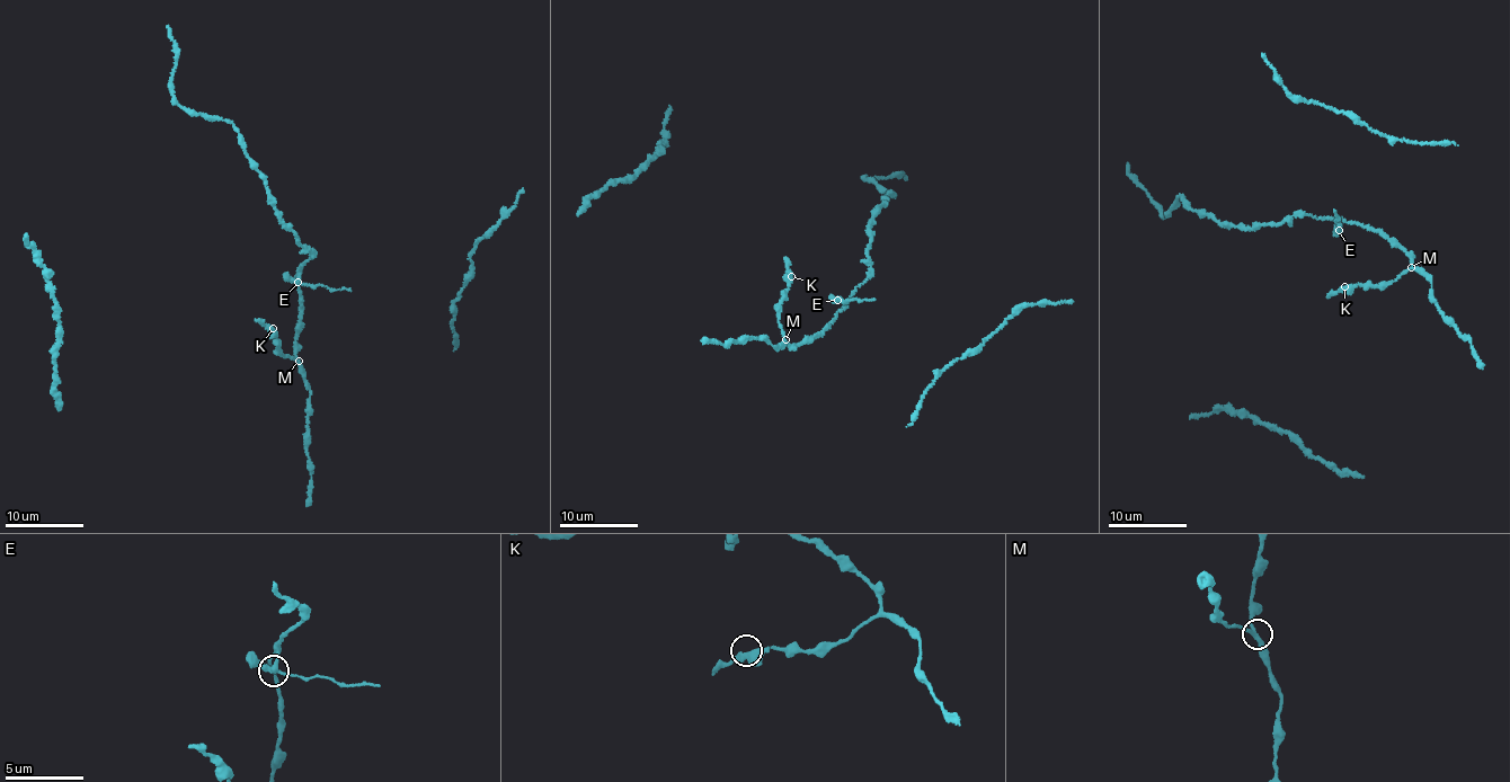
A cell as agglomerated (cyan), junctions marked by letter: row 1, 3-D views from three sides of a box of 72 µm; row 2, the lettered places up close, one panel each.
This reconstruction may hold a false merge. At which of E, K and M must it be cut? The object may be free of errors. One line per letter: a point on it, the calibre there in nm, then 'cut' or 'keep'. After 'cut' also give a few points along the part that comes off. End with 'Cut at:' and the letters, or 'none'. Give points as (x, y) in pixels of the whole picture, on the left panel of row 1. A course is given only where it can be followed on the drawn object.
E: (298, 282) | 280 nm | cut | (296, 283), (351, 291)
K: (273, 328) | 380 nm | keep
M: (299, 361) | 240 nm | keep
Cut at: E

